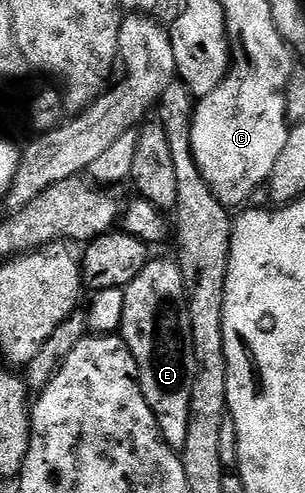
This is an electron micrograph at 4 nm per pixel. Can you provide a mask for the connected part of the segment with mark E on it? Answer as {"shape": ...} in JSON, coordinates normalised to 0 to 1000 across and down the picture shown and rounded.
{"shape":[[[485,527],[462,558],[410,580],[403,596],[410,639],[397,639],[397,682],[436,712],[436,728],[449,728],[475,817],[489,817],[489,834],[502,834],[554,907],[597,915],[607,886],[620,882],[620,809],[652,738],[639,726],[633,655],[584,529]]]}

